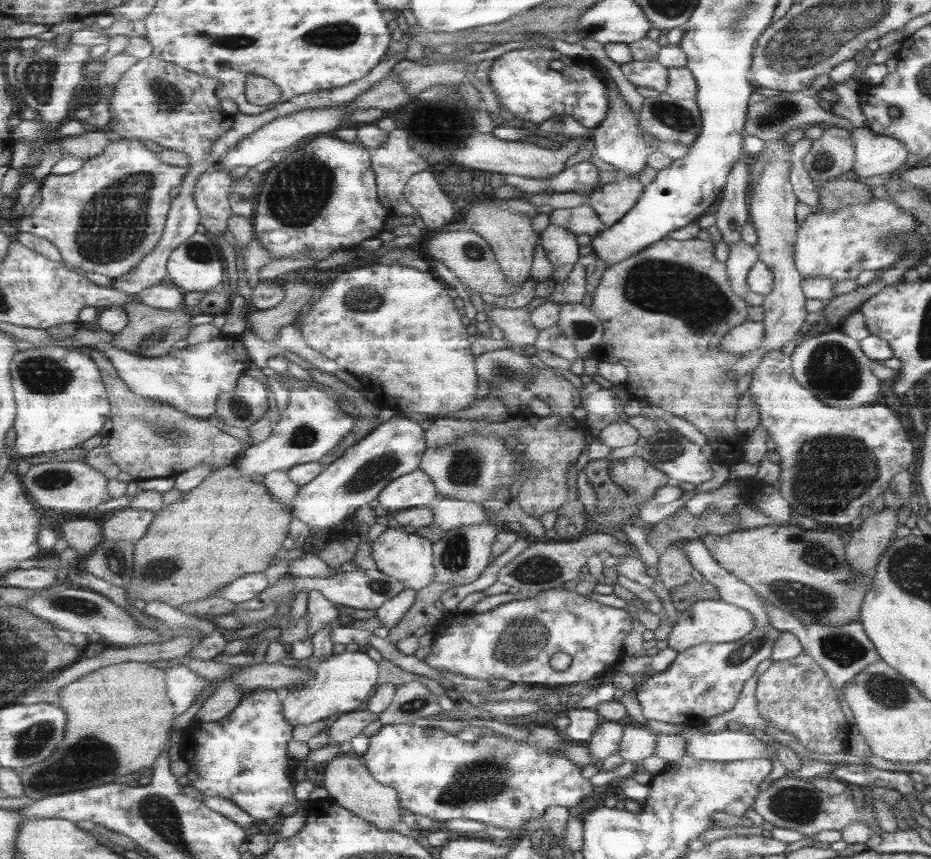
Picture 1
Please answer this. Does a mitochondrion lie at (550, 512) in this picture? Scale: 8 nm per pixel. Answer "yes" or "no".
no

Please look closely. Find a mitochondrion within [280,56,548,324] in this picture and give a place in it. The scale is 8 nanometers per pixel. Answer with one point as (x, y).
(365, 300)

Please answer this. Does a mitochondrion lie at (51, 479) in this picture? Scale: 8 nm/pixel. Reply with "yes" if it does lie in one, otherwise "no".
yes

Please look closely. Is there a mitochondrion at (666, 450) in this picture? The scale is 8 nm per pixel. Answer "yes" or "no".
yes

